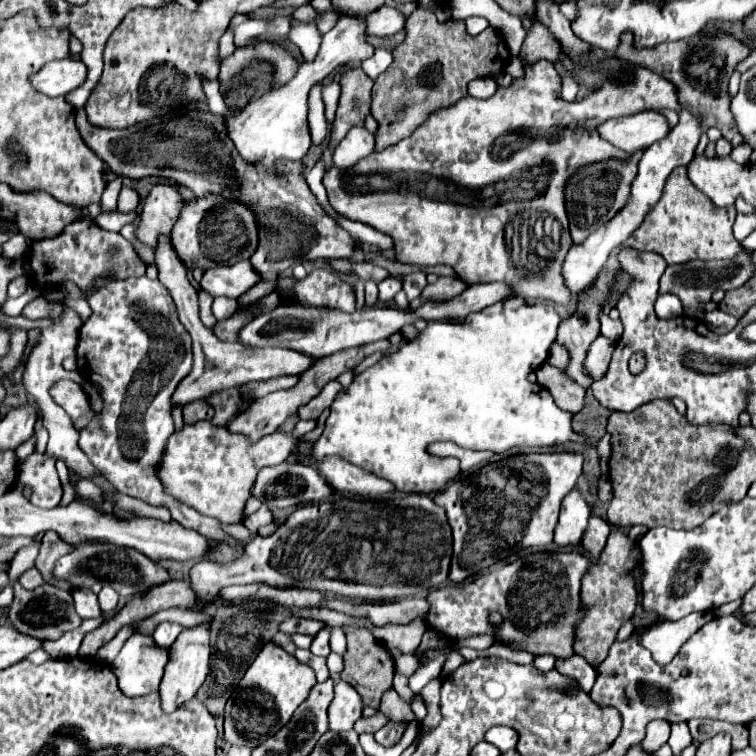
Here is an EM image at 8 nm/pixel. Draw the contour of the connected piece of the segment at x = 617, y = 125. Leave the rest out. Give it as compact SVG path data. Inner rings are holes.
M646 110L632 116L606 120L604 124L598 126L596 132L598 136L602 136L602 140L610 142L612 146L626 152L636 152L646 150L650 144L666 138L670 128L664 116Z

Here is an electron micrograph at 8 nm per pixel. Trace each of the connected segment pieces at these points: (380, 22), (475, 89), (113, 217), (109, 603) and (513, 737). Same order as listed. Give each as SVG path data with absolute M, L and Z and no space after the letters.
M382 6L378 12L370 12L362 18L366 22L368 36L392 36L400 32L406 24L406 18L396 8Z
M480 78L480 80L474 80L470 84L470 94L474 98L490 98L494 92L498 90L498 84L494 78Z
M102 212L100 216L94 218L94 222L102 228L102 230L108 230L108 232L118 232L124 224L136 220L136 212L130 212L130 214L122 214L122 212Z
M102 588L98 594L98 602L102 604L102 612L114 612L118 604L118 594L112 588Z
M498 726L498 728L490 728L490 732L486 732L484 740L488 744L494 744L500 752L508 752L510 748L516 746L518 742L518 732L508 728L508 726Z

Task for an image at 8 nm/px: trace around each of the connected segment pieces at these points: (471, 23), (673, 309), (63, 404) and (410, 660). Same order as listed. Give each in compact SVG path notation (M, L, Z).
M468 18L468 20L464 20L464 24L466 24L466 32L470 36L478 36L482 30L488 28L486 20L482 20L482 18Z
M658 294L656 302L654 302L654 308L656 308L658 318L676 318L684 310L682 302L674 294Z
M58 380L58 384L54 384L54 388L50 388L50 396L54 396L54 402L60 408L64 408L72 420L90 412L90 404L88 404L86 394L72 380Z
M406 654L406 656L400 656L396 660L396 666L398 666L398 672L402 672L404 676L410 676L414 670L418 670L420 662L412 654Z

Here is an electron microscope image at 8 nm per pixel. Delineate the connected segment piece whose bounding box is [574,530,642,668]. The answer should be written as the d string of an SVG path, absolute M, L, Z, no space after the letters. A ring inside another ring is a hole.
M612 530L606 542L606 550L602 550L602 556L596 560L596 564L590 566L590 572L582 578L582 590L580 598L586 606L586 612L582 620L576 624L576 640L574 640L574 652L584 656L592 668L598 668L602 660L606 660L606 652L610 650L610 644L616 640L618 628L634 614L638 604L638 588L634 570L638 566L638 560L642 558L642 552L638 552L638 544L620 530Z

